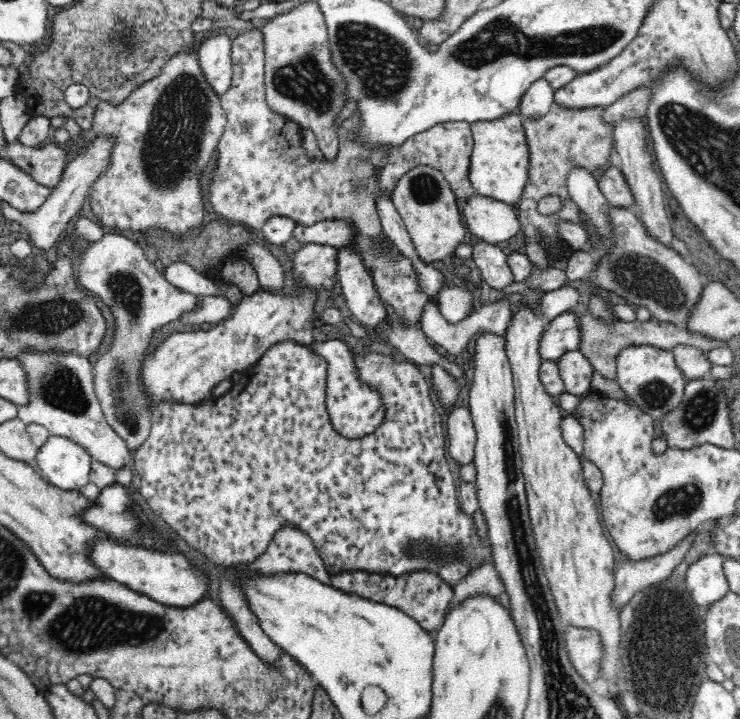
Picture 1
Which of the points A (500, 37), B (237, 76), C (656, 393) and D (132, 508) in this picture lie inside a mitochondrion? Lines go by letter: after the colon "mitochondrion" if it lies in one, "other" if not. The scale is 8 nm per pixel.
A: mitochondrion
B: other
C: mitochondrion
D: other

